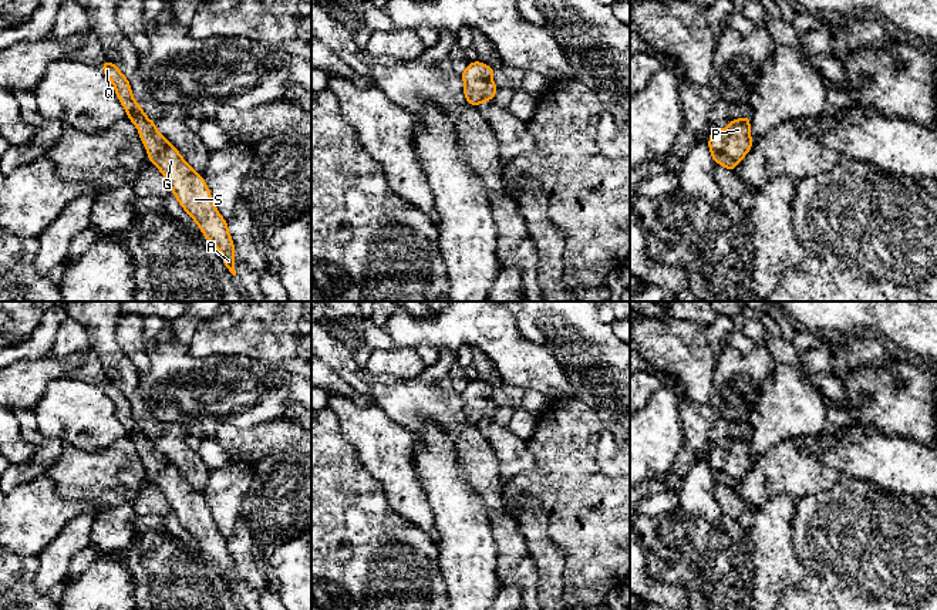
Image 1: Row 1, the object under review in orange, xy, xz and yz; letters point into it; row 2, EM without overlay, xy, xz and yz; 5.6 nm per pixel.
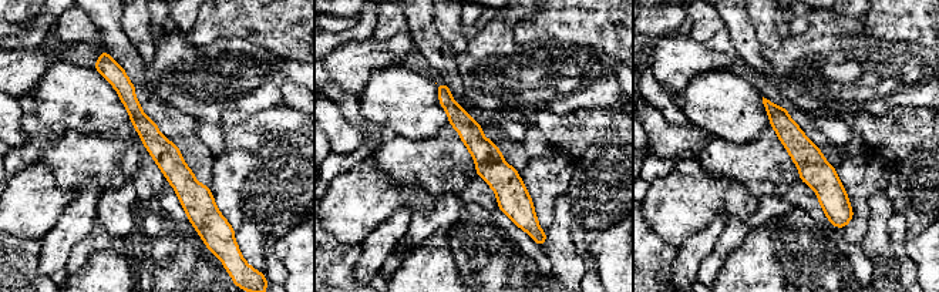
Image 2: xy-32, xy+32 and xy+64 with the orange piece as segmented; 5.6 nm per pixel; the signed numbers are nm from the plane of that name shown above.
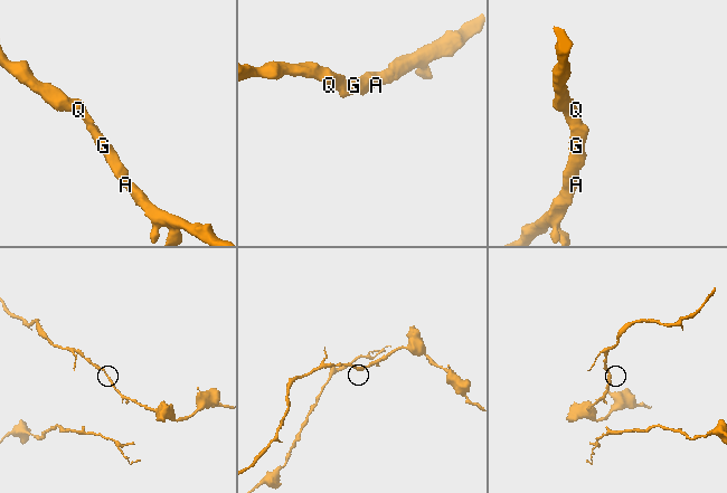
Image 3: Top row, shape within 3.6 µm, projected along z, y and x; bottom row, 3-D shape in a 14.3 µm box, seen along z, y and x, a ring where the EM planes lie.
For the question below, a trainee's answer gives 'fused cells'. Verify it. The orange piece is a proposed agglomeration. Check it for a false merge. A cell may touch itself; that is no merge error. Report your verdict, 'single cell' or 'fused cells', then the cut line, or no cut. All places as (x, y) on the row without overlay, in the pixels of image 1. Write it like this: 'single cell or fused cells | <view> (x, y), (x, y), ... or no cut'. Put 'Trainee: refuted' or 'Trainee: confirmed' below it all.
single cell | no cut
Trainee: refuted

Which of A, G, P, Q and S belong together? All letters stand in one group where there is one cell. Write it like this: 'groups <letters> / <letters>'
groups A G P Q S

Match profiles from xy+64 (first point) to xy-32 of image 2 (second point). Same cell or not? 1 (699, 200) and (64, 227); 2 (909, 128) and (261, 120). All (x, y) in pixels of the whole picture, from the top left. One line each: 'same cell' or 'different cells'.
1: different cells
2: same cell

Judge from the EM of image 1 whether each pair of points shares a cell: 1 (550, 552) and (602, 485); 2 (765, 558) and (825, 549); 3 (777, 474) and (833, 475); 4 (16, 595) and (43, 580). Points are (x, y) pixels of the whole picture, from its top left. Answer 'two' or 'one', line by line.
1: two
2: two
3: one
4: two

